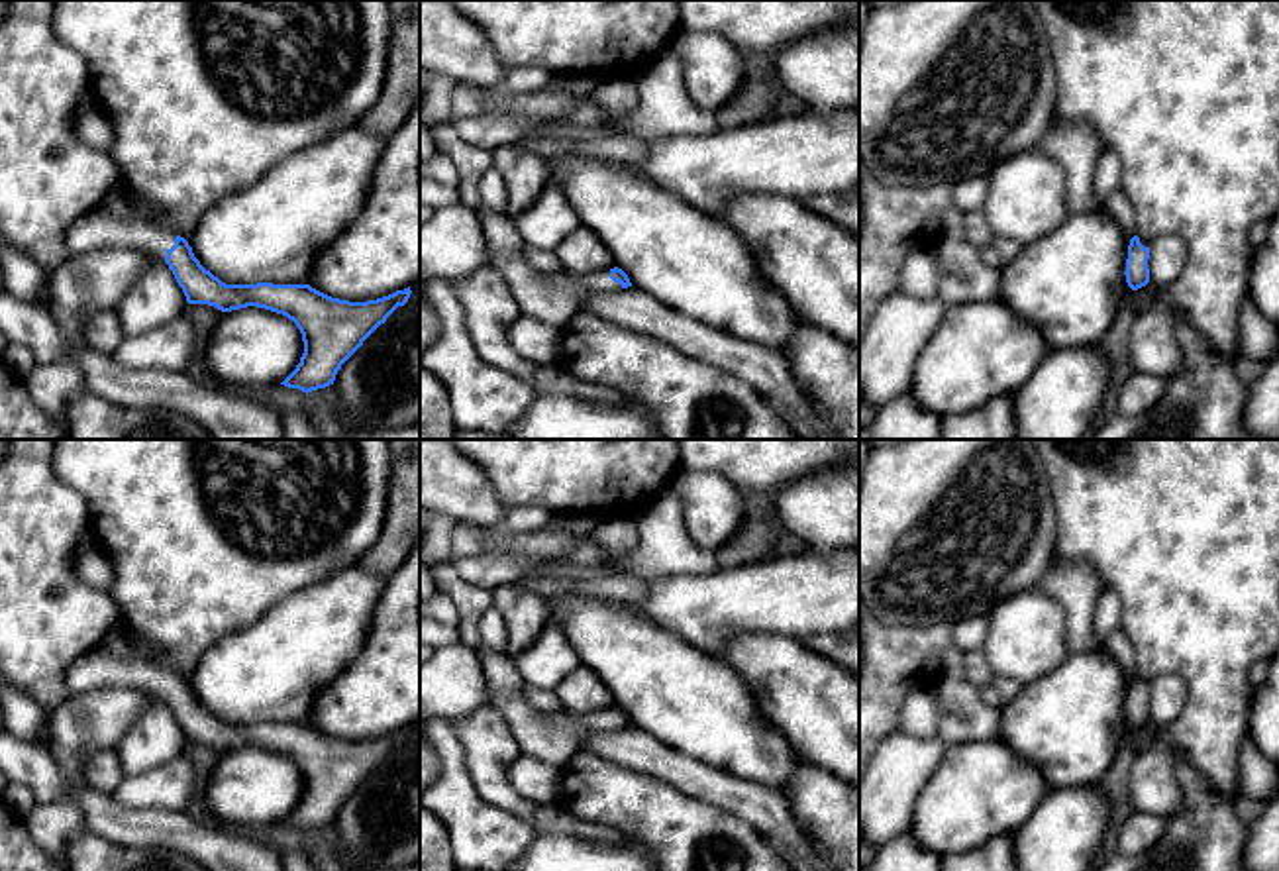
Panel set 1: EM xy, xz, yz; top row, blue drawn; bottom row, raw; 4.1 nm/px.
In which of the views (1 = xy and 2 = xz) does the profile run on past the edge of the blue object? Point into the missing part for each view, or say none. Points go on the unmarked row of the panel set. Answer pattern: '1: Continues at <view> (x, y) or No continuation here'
1: Continues at xy (97, 669)
2: Continues at xz (554, 738)

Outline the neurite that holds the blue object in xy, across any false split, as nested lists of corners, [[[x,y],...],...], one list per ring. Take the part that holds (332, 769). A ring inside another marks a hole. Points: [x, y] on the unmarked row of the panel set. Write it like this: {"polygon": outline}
{"polygon": [[[102,645],[67,669],[65,685],[71,694],[104,687],[141,689],[169,704],[188,743],[222,751],[257,745],[286,755],[302,773],[304,793],[281,824],[306,834],[333,824],[341,804],[412,734],[408,726],[377,740],[349,742],[310,724],[226,724],[200,704],[184,677],[153,661],[118,657]]]}

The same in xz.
{"polygon": [[[453,563],[432,565],[437,592],[445,594],[459,612],[461,643],[481,657],[492,706],[506,718],[522,757],[532,757],[555,767],[581,751],[581,738],[596,730],[620,730],[632,726],[628,714],[614,706],[590,714],[541,712],[522,694],[526,681],[506,653],[486,649],[479,638],[479,620],[492,608],[492,590],[465,583]]]}

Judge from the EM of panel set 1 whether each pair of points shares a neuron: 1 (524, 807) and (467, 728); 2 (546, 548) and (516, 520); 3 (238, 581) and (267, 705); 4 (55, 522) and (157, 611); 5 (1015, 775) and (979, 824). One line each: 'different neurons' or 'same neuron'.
1: same neuron
2: different neurons
3: different neurons
4: different neurons
5: same neuron

